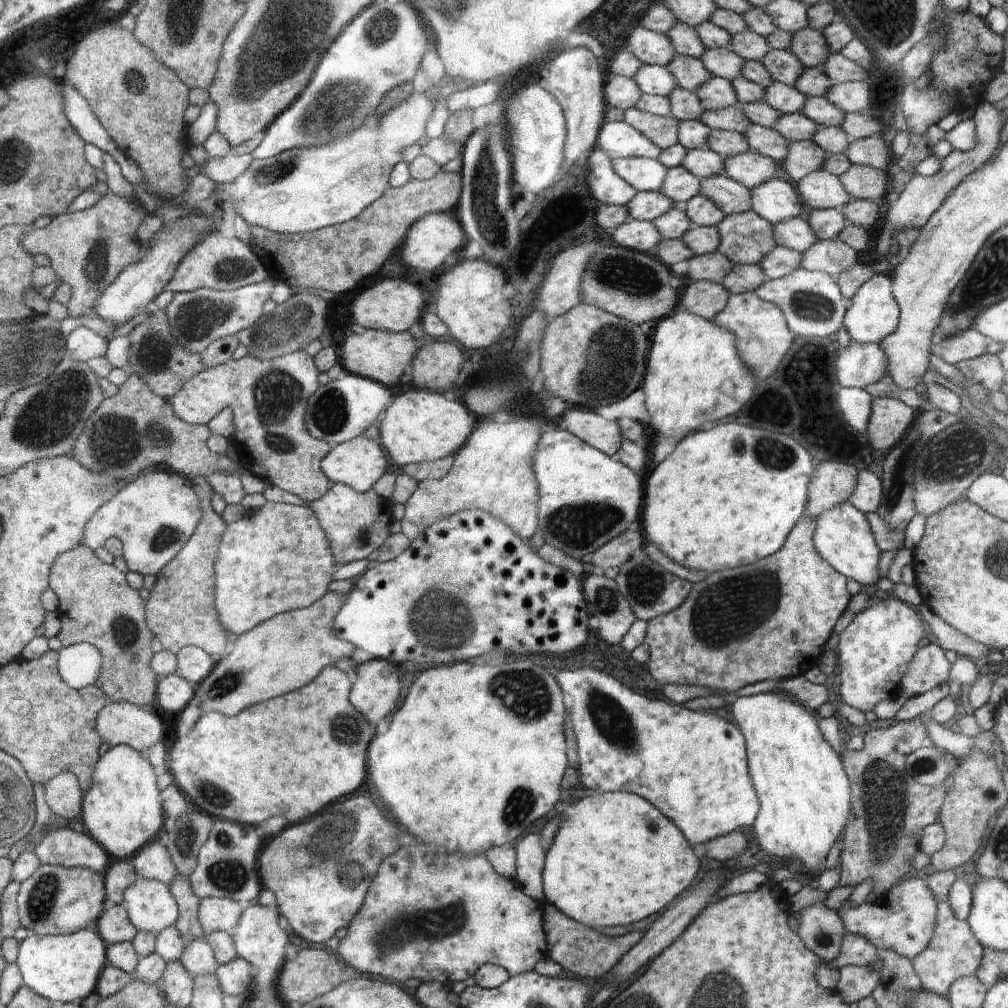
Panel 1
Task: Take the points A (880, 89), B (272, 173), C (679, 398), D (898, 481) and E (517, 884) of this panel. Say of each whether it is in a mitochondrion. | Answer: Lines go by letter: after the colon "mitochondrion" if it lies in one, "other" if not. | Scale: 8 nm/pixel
A: other
B: mitochondrion
C: other
D: mitochondrion
E: other

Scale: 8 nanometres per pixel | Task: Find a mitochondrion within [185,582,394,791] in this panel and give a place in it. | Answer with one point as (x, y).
(347, 729)

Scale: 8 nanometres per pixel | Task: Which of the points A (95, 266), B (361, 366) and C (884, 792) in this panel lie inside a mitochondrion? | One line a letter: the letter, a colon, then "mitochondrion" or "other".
A: mitochondrion
B: other
C: mitochondrion

